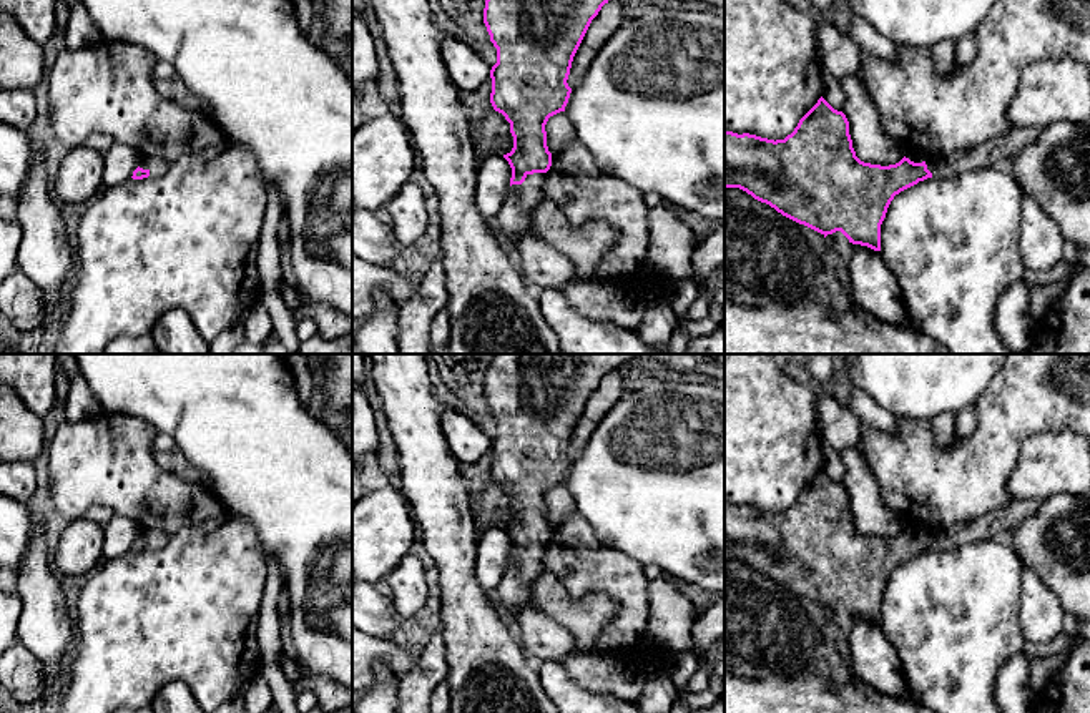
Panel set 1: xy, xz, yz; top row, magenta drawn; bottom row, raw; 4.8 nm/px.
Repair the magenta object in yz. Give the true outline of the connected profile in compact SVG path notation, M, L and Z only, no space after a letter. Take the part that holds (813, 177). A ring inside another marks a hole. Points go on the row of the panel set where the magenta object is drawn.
M821 96L784 140L774 141L749 133L724 131L724 188L739 188L824 238L841 231L849 243L881 251L881 224L896 194L927 178L1004 166L1038 135L1040 130L1035 126L1014 126L1007 135L970 150L955 151L942 160L914 163L904 156L896 165L871 165L856 156L846 115Z

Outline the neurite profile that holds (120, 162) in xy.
M113 143L103 153L103 179L101 184L108 189L131 179L133 171L143 161L143 155L135 148L121 143Z

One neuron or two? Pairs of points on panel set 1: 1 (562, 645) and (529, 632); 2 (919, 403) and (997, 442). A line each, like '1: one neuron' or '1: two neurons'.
1: one neuron
2: two neurons

